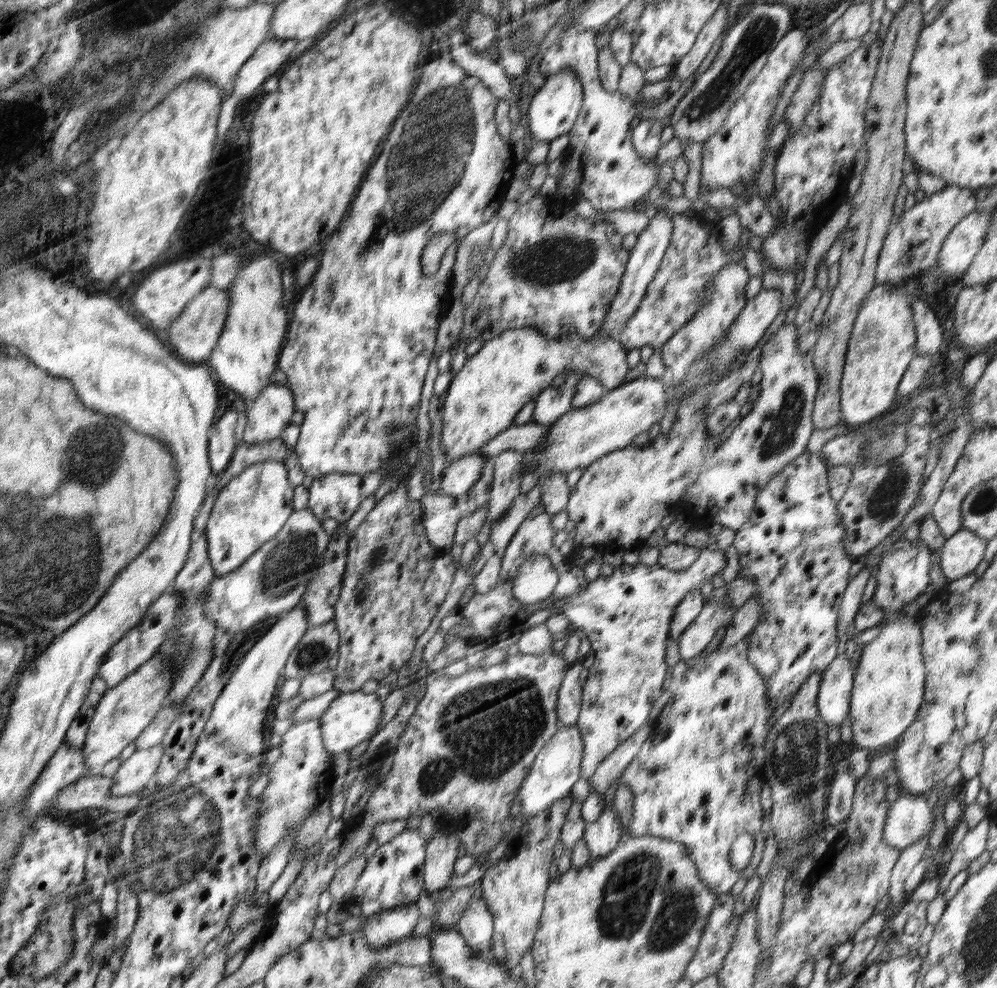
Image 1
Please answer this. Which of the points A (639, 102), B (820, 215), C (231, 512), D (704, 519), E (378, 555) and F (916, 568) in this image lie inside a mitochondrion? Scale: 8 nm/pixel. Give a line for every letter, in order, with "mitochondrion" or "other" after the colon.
A: other
B: other
C: other
D: other
E: mitochondrion
F: other

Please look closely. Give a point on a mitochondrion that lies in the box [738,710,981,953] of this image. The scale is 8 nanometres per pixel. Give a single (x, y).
(796, 749)

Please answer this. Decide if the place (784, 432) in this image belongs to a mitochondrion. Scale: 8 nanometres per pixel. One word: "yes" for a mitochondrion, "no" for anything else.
yes

